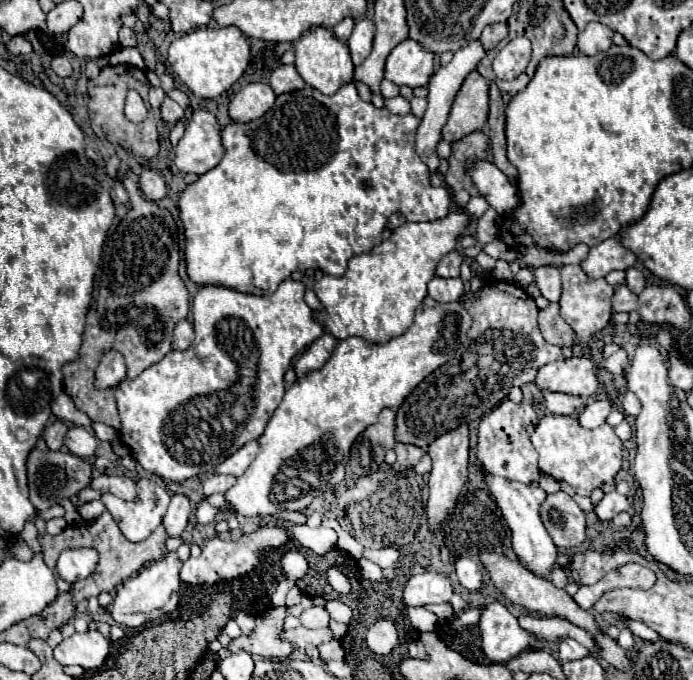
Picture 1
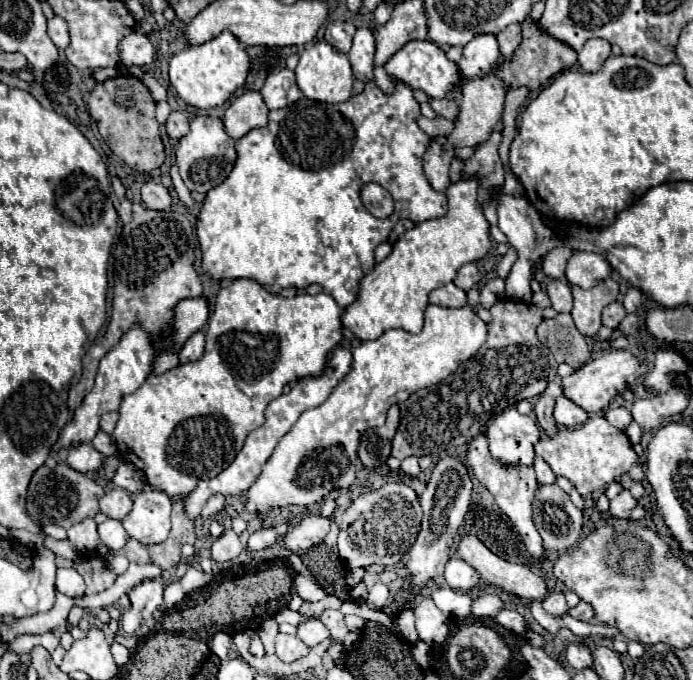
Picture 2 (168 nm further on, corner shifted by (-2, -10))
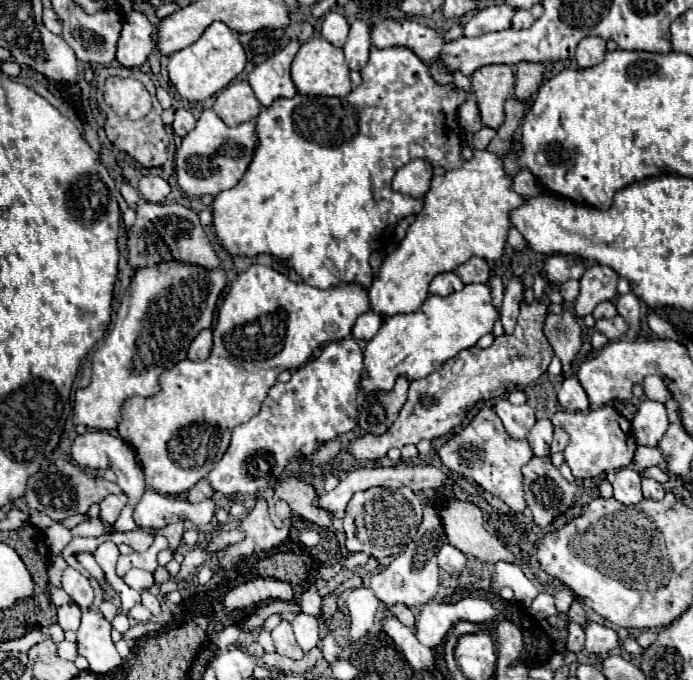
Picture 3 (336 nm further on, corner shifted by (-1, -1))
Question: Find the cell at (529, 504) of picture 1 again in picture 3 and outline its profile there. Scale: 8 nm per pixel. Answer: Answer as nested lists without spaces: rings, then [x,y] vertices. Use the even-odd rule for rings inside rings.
[[[482,407],[462,431],[454,433],[440,447],[438,455],[450,471],[478,483],[484,491],[498,495],[508,507],[512,507],[512,511],[524,511],[526,501],[522,489],[522,465],[528,463],[534,453],[526,439],[512,439],[506,429],[502,429],[502,421],[498,421],[498,415],[492,407]]]

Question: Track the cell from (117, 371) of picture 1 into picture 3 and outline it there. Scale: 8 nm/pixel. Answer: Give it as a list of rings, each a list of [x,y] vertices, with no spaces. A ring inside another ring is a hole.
[[[160,261],[158,265],[152,267],[142,267],[134,273],[130,287],[122,295],[120,309],[116,313],[116,323],[112,331],[108,333],[104,345],[96,349],[92,357],[92,383],[86,389],[76,391],[74,399],[74,425],[86,425],[90,429],[102,429],[102,431],[112,431],[118,427],[122,415],[120,409],[124,401],[128,401],[134,395],[140,397],[150,397],[160,393],[160,383],[158,377],[166,371],[172,369],[178,361],[186,359],[190,341],[202,331],[212,327],[214,321],[214,309],[216,303],[228,283],[226,271],[222,267],[218,269],[202,269],[198,265],[182,265],[182,261]],[[144,327],[144,343],[142,347],[138,345],[140,331]]]

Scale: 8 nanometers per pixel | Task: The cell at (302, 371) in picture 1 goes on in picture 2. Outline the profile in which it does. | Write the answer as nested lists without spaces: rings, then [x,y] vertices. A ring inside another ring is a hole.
[[[337,346],[337,348],[331,352],[331,356],[329,356],[323,374],[319,374],[319,376],[305,376],[305,378],[301,378],[297,384],[291,386],[291,392],[289,392],[289,394],[283,394],[283,396],[275,398],[275,400],[267,406],[265,424],[263,424],[261,428],[253,430],[253,432],[247,436],[245,446],[243,446],[243,450],[237,454],[237,458],[235,458],[219,476],[209,478],[209,480],[201,480],[199,486],[197,486],[191,494],[187,494],[187,496],[183,498],[185,516],[187,516],[191,522],[195,522],[195,520],[199,518],[201,508],[205,506],[207,498],[209,498],[211,494],[215,494],[215,492],[223,492],[225,496],[241,496],[241,494],[245,494],[247,488],[249,488],[249,486],[255,482],[255,478],[259,476],[261,466],[263,466],[263,464],[267,462],[267,458],[271,456],[271,452],[273,452],[275,444],[279,442],[279,438],[285,436],[285,434],[291,430],[291,426],[297,422],[297,418],[299,418],[301,412],[309,410],[309,408],[315,408],[315,406],[319,406],[319,404],[323,404],[323,402],[327,400],[327,396],[331,394],[331,390],[333,390],[333,388],[341,382],[341,378],[349,372],[351,360],[353,360],[353,358],[351,358],[351,352],[349,352],[347,348]]]

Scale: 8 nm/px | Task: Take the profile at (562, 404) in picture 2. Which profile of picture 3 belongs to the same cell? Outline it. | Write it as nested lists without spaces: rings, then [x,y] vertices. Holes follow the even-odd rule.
[[[574,375],[566,377],[564,383],[560,385],[560,389],[558,389],[558,401],[560,401],[560,405],[566,411],[582,411],[584,413],[590,407],[586,391],[582,389],[580,381]]]

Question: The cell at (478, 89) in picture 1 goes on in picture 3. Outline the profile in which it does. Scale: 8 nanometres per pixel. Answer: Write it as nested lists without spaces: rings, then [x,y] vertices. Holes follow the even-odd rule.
[[[484,65],[472,73],[472,91],[480,107],[482,123],[498,129],[504,123],[504,103],[514,93],[514,69],[510,65]]]

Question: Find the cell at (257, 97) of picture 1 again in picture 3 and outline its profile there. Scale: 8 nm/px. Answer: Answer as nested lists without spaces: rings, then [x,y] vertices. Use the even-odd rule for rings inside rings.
[[[236,81],[218,93],[212,109],[228,127],[238,127],[246,121],[256,121],[260,103],[248,81]]]

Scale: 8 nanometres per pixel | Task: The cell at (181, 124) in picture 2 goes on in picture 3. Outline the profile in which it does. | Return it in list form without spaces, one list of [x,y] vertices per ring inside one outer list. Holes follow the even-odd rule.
[[[186,109],[176,111],[176,119],[174,119],[172,129],[174,129],[174,133],[178,137],[186,137],[194,129],[194,125],[196,125],[196,119],[194,119],[194,115],[190,111],[186,111]]]

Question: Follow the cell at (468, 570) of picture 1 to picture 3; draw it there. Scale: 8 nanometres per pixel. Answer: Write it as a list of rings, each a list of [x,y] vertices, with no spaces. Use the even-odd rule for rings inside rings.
[[[446,543],[438,551],[438,565],[450,575],[460,573],[464,569],[464,565],[466,565],[466,555],[462,551],[458,551],[456,547],[452,547],[450,543]]]

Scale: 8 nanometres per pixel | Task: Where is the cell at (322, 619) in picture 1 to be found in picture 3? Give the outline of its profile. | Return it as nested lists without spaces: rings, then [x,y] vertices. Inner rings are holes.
[[[300,613],[300,615],[296,615],[292,619],[292,627],[294,627],[296,641],[298,641],[298,645],[300,645],[300,649],[304,653],[308,653],[312,647],[318,645],[318,641],[320,641],[320,625],[318,625],[316,617]]]

